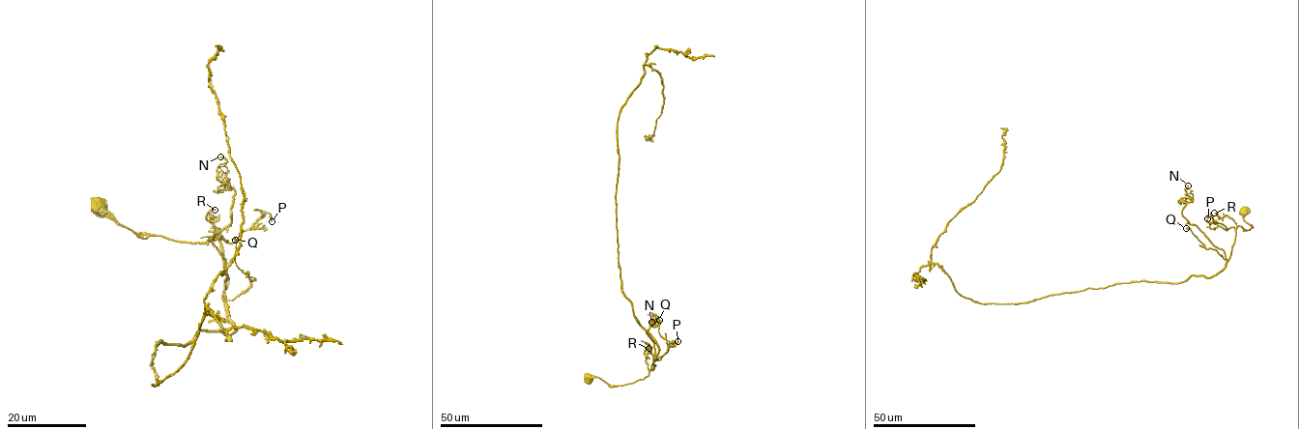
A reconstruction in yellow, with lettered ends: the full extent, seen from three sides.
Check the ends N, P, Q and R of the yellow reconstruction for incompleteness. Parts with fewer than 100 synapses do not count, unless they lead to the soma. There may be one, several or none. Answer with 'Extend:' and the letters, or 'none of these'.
Extend: none of these

